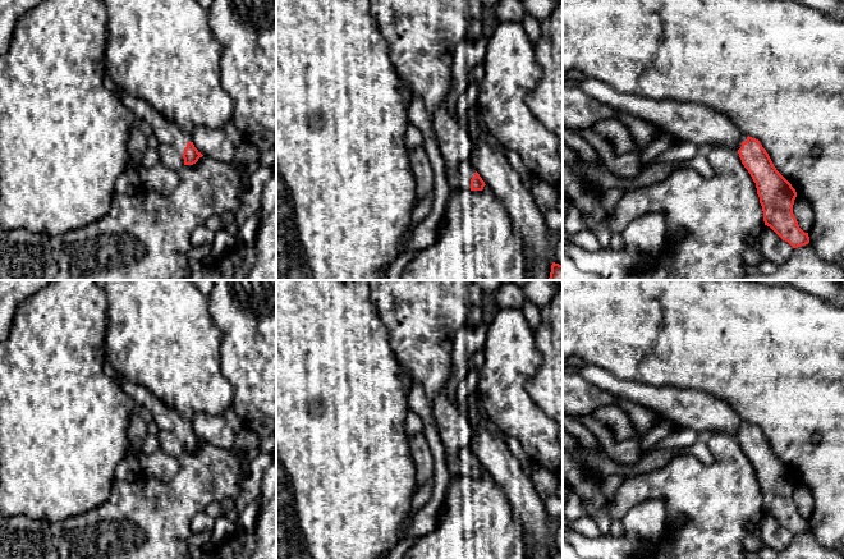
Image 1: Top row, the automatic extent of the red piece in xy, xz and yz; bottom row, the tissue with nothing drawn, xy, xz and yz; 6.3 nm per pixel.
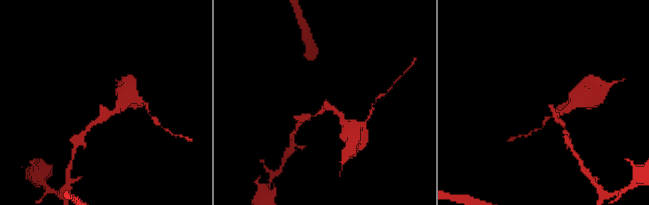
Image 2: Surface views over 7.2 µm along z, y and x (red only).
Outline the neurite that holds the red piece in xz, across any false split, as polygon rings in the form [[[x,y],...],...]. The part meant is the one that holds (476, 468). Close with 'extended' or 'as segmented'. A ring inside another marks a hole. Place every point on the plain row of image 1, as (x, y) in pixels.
[[[463,448],[453,457],[446,457],[450,473],[457,476],[482,477],[486,472],[471,448]]]; extended

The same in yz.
[[[742,420],[735,435],[738,436],[742,450],[756,469],[765,512],[770,513],[793,535],[808,531],[808,519],[804,519],[799,514],[793,500],[797,478],[776,457],[760,427]]]; extended

